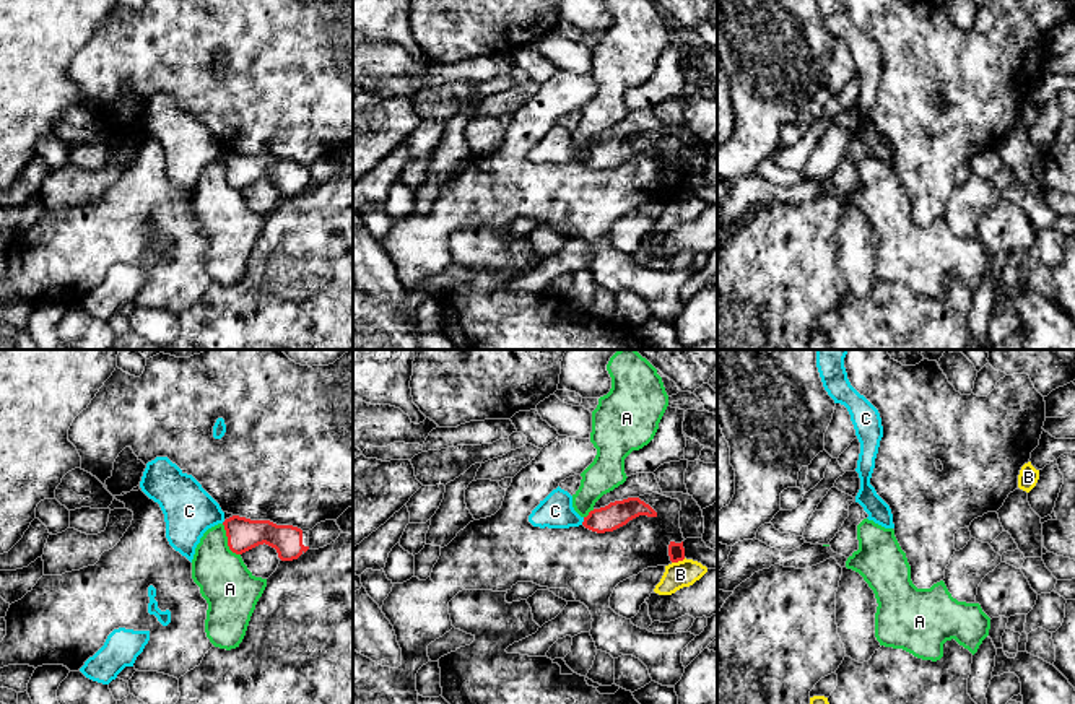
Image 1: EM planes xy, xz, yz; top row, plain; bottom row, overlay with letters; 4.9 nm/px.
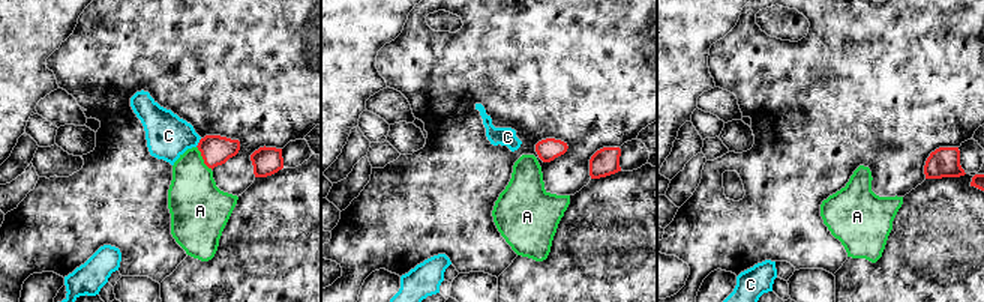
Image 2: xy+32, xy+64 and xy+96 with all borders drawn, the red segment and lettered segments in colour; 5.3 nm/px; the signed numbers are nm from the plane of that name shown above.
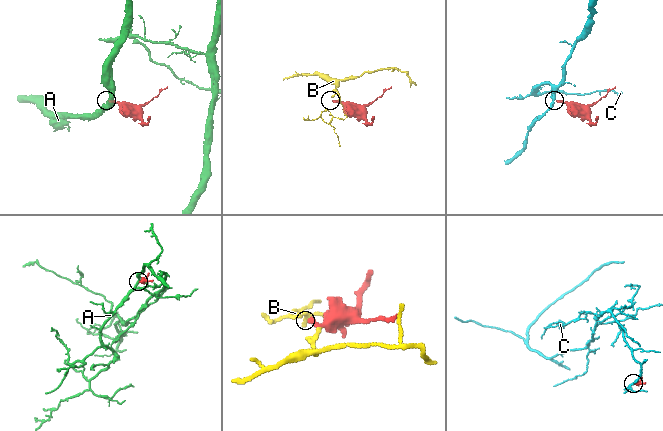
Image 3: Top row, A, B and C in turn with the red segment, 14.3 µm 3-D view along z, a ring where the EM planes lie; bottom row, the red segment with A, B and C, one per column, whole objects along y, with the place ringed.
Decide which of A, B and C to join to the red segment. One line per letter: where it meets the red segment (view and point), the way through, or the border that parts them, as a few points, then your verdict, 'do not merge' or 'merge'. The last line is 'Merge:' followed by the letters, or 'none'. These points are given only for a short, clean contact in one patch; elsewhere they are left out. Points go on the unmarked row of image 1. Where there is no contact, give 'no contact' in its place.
A: meets red in xy at (228, 178); border along xy (221, 160), (226, 169), (226, 181), (239, 191); do not merge
B: meets red in xz at (678, 195); do not merge
C: meets red in xz at (584, 156); border along xz (584, 153), (581, 160); do not merge
Merge: none

